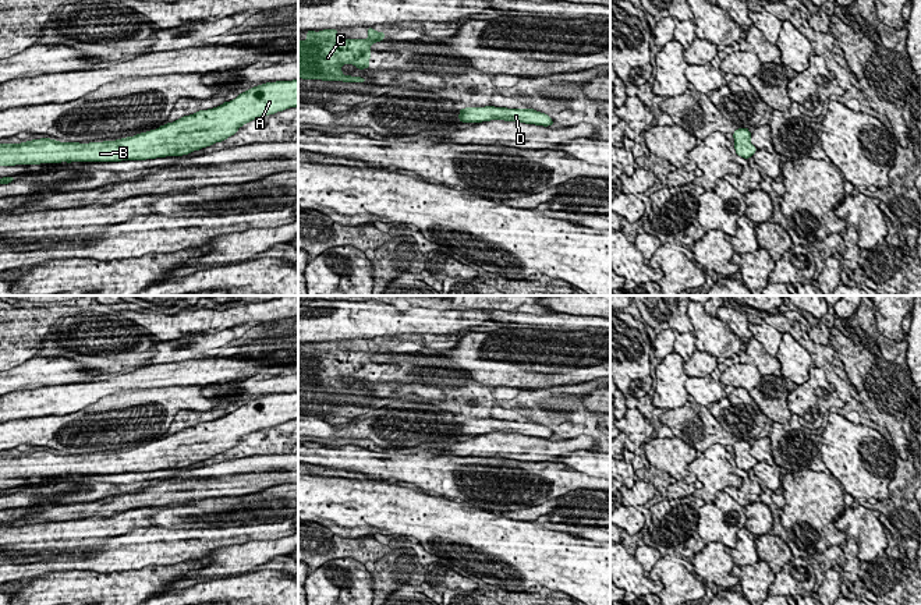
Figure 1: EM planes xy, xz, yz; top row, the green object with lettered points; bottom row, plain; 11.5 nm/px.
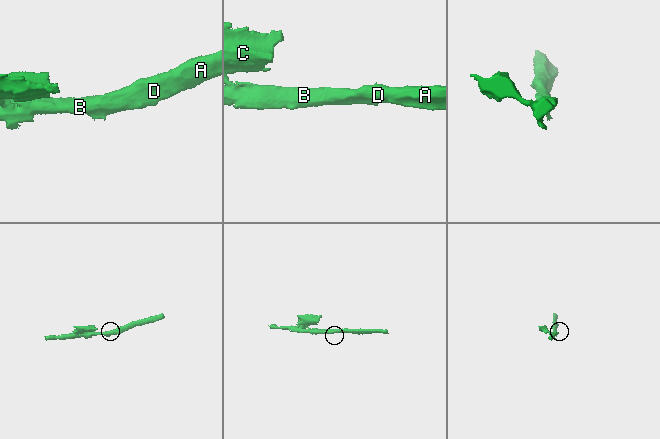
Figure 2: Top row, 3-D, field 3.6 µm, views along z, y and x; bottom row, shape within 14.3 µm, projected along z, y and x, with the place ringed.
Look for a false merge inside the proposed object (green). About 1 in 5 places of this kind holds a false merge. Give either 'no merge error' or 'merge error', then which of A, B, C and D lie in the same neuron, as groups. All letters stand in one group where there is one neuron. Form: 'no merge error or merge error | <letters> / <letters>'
no merge error | A B C D

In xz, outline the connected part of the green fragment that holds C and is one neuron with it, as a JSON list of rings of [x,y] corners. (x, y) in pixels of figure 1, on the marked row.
[[[368,28],[368,39],[344,39],[337,29],[307,31],[308,38],[298,42],[298,78],[365,82],[366,78],[344,75],[343,64],[369,68],[371,45],[385,39],[385,32]]]

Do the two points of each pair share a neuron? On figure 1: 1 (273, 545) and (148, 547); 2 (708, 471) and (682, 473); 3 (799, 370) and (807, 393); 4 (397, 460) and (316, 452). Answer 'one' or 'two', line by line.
1: two
2: two
3: two
4: one

